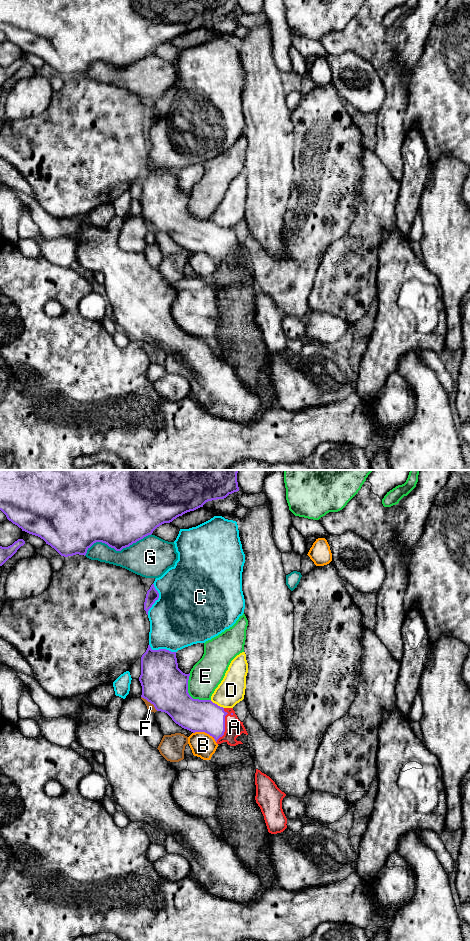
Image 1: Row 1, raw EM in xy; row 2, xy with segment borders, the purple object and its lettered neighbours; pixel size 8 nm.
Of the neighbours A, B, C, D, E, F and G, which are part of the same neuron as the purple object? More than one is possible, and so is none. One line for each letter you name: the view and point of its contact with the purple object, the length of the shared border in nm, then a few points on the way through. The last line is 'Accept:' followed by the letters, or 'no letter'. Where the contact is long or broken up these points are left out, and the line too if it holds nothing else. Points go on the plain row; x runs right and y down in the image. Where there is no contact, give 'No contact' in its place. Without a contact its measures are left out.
A: Touches purple at xy (224, 245). Shared border 280 nm. Path across: xy (195, 235), (207, 236), (224, 245), (234, 247)
Accept: A

